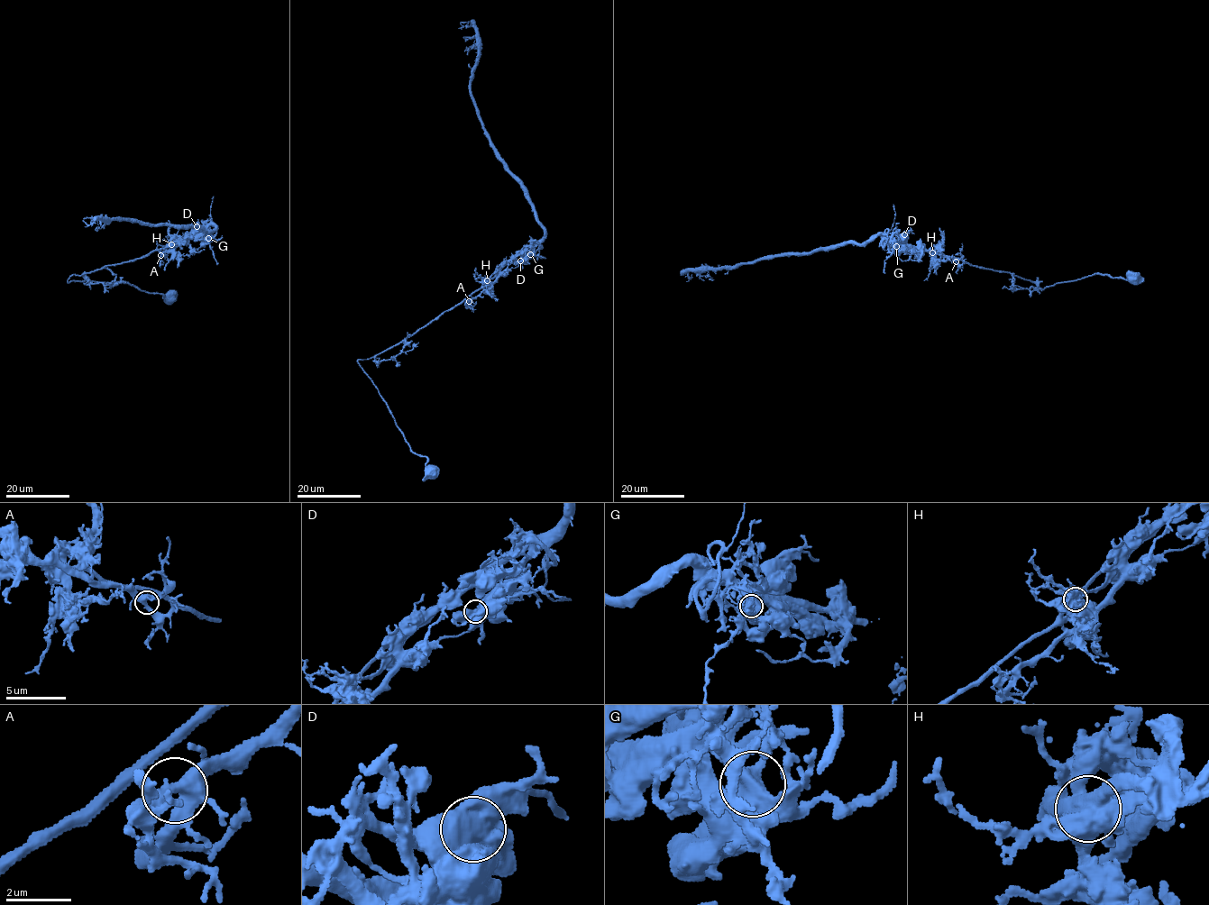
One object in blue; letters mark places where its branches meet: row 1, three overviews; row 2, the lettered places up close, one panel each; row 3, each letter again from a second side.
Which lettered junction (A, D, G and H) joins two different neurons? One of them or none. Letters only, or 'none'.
H

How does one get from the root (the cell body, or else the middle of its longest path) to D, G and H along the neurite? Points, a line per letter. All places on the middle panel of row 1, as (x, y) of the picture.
D: (431, 470), (425, 456), (411, 450), (358, 361), (398, 344), (461, 304), (512, 257), (525, 253), (520, 260)
G: (431, 470), (425, 456), (411, 450), (358, 361), (398, 344), (461, 304), (512, 257), (530, 254)
H: (431, 470), (425, 456), (411, 450), (358, 361), (398, 344), (486, 280)

